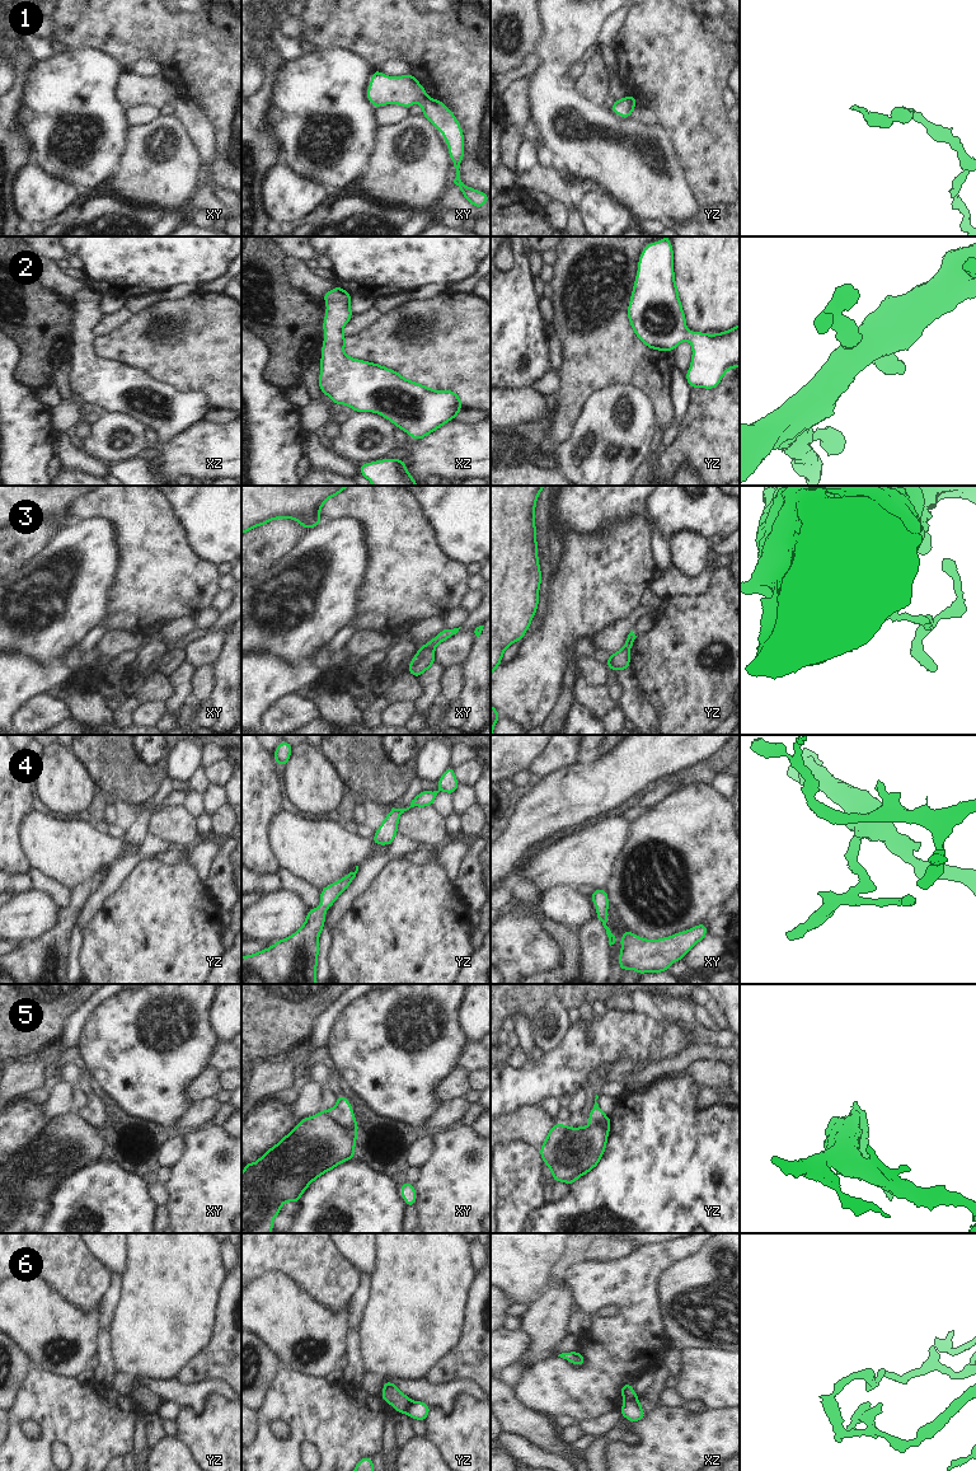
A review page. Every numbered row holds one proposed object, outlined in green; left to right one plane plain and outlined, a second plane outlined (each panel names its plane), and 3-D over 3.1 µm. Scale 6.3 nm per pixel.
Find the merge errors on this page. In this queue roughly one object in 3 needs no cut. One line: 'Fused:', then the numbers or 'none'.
Fused: 1, 3, 5, 6

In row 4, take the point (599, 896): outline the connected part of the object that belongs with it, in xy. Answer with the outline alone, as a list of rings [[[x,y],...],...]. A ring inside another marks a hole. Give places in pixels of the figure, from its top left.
[[[595,889],[595,891],[590,895],[593,905],[597,908],[596,918],[602,923],[604,928],[606,929],[606,934],[609,937],[609,945],[614,945],[616,938],[611,933],[610,928],[606,926],[609,920],[609,913],[607,913],[607,907],[609,904],[609,898],[606,889]]]

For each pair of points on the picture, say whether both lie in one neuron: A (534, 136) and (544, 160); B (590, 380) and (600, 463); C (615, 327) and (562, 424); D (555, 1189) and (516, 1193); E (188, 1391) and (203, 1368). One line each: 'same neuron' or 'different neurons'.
A: same neuron
B: different neurons
C: same neuron
D: different neurons
E: different neurons

